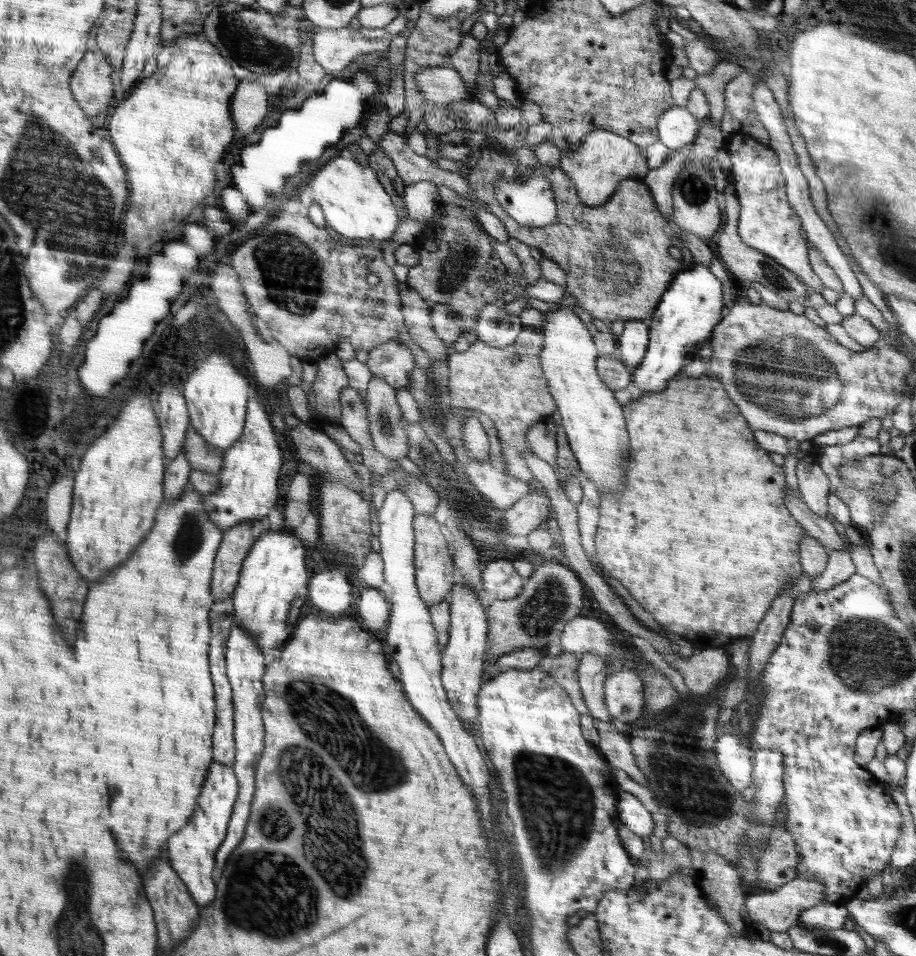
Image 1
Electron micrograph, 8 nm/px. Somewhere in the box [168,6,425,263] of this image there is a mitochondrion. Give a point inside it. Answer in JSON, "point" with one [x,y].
{"point":[242,40]}

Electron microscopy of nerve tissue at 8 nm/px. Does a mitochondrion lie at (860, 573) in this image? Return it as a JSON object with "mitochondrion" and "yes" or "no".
{"mitochondrion":"no"}

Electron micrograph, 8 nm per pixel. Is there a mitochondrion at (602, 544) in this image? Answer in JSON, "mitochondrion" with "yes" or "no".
{"mitochondrion":"no"}

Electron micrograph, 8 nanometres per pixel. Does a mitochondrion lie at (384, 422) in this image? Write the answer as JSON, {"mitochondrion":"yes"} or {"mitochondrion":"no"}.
{"mitochondrion":"yes"}

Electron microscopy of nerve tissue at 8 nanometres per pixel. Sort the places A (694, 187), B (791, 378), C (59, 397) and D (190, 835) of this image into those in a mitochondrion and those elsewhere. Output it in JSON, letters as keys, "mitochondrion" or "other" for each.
{"A":"mitochondrion","B":"mitochondrion","C":"other","D":"other"}

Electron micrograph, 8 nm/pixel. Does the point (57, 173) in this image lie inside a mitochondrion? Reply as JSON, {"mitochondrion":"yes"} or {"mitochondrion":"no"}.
{"mitochondrion":"yes"}

